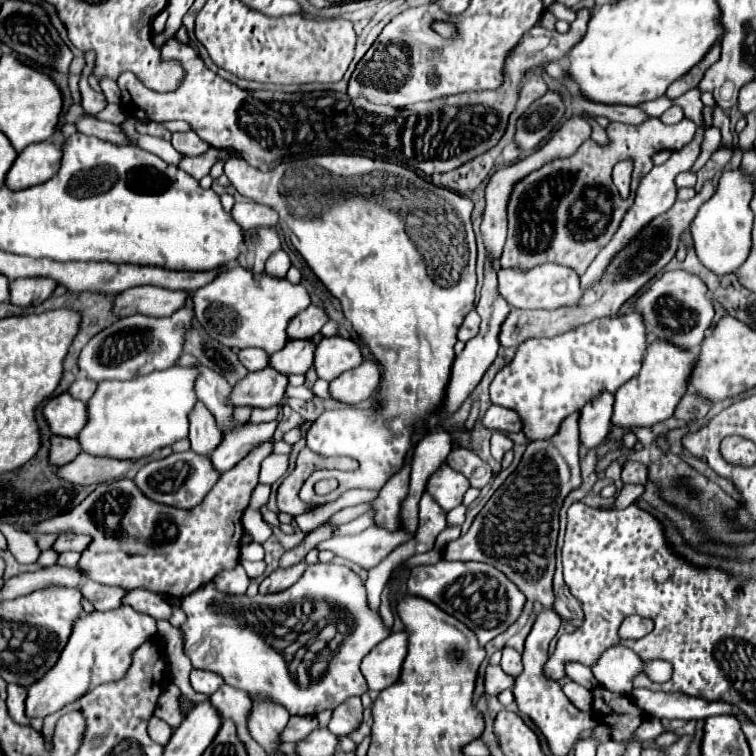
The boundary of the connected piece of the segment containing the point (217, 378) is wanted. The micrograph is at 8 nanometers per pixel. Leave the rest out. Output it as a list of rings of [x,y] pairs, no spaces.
[[[194,365],[194,369],[198,371],[198,377],[194,381],[196,395],[216,417],[220,431],[226,433],[228,429],[232,429],[236,425],[230,419],[232,417],[232,405],[226,401],[226,397],[230,395],[230,383],[220,373],[216,373],[208,367]]]

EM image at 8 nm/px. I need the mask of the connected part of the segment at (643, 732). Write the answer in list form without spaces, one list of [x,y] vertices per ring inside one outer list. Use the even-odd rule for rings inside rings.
[[[646,717],[642,721],[642,725],[634,731],[634,739],[636,741],[648,741],[652,737],[658,737],[660,733],[664,733],[664,727],[662,723],[656,719],[656,717]]]

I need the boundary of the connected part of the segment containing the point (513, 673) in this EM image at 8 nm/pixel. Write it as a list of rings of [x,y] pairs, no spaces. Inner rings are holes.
[[[504,647],[502,649],[502,661],[500,667],[510,675],[510,677],[518,677],[522,673],[522,663],[520,663],[520,653],[514,651],[512,647]]]

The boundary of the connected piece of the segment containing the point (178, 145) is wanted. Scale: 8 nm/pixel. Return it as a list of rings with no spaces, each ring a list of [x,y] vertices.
[[[176,131],[172,133],[172,145],[174,149],[178,149],[180,153],[184,153],[186,157],[192,157],[192,155],[198,155],[198,153],[204,153],[208,149],[208,145],[200,145],[200,139],[196,133],[188,131],[188,133],[182,133],[182,131]]]

